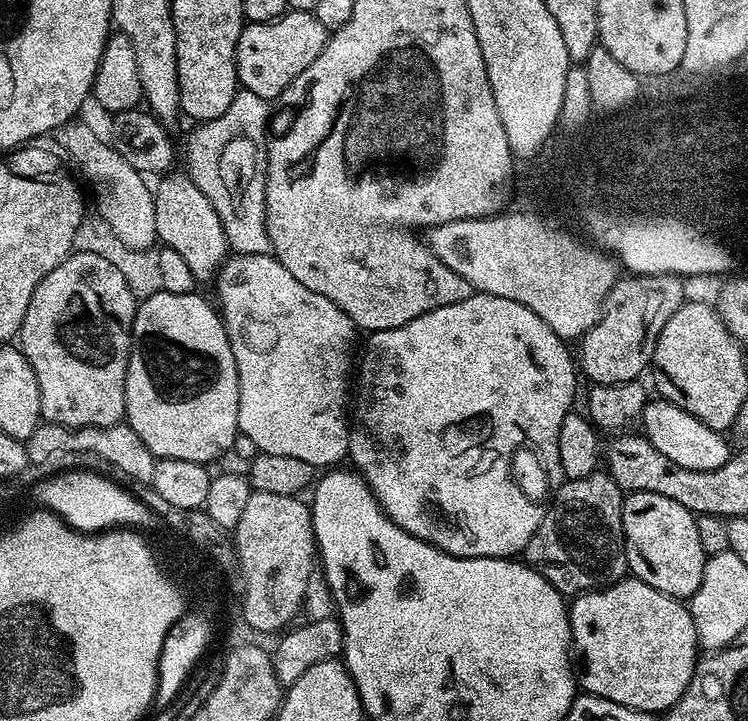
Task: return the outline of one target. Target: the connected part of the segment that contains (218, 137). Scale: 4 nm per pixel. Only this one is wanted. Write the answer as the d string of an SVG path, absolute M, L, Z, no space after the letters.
M237 91L232 110L230 113L230 122L204 122L201 123L193 133L187 137L187 141L192 144L192 156L186 161L187 175L192 177L192 181L196 184L196 192L201 196L205 196L210 200L210 206L214 206L214 210L218 214L218 218L224 223L224 233L228 239L228 247L233 253L242 256L263 256L271 253L272 243L268 237L268 231L262 226L246 226L250 224L250 220L240 218L242 214L238 214L232 206L232 202L228 200L228 194L224 190L224 184L220 180L220 174L216 170L218 164L218 152L222 148L222 144L234 134L234 130L240 132L240 128L248 126L250 122L254 126L267 127L270 119L269 105L262 98L258 98L258 94L253 92Z

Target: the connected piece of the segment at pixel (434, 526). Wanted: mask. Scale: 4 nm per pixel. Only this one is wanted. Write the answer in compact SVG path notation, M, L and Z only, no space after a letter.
M476 292L462 302L430 310L397 328L371 333L367 339L364 357L358 360L360 381L354 384L354 407L350 412L347 459L352 460L351 467L363 476L368 488L376 495L376 501L388 513L389 520L407 530L411 536L427 540L443 552L462 558L507 560L519 557L530 538L534 538L534 530L538 530L542 522L546 505L565 479L558 458L558 430L562 430L562 422L573 411L576 374L578 376L573 353L572 356L568 353L569 345L561 336L554 334L542 318L538 318L534 310L522 306L522 302L485 292Z

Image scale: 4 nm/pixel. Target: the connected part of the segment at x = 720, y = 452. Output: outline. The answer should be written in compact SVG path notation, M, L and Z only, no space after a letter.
M649 399L642 415L643 424L643 435L647 436L650 443L659 452L666 454L670 462L678 462L678 466L686 470L713 472L728 461L730 447L728 448L727 442L724 441L725 437L710 430L710 426L698 422L698 418L686 414L686 410L674 406L668 400Z

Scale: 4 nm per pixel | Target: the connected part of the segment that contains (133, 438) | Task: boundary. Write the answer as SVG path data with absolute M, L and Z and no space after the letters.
M42 422L35 428L34 434L25 441L29 454L29 463L38 466L50 474L59 474L67 470L95 471L101 474L122 472L144 484L151 483L156 457L134 433L132 427L121 422L110 427L68 428L64 424Z

